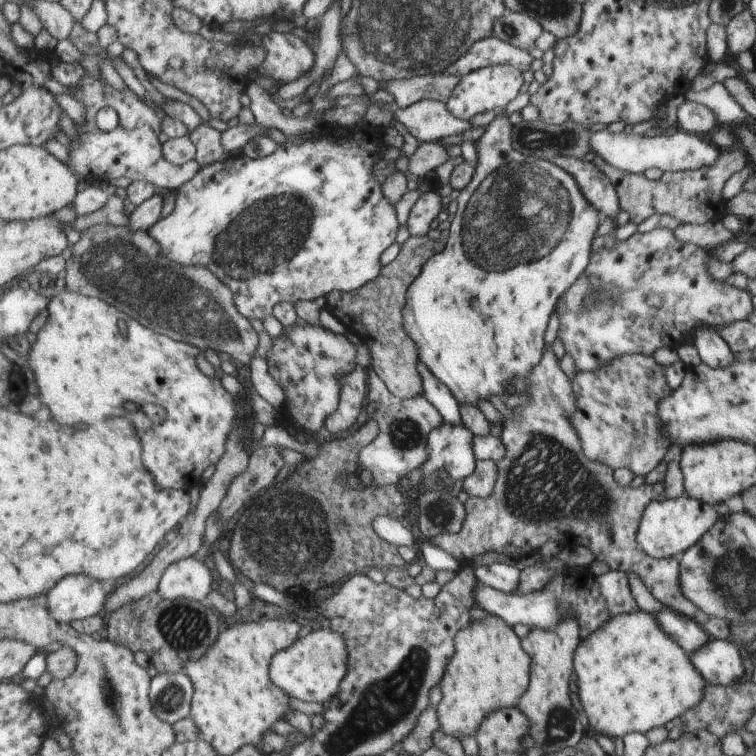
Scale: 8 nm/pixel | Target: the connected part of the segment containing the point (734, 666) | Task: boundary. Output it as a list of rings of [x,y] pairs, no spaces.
[[[716,639],[690,654],[694,668],[708,684],[730,686],[745,678],[739,646],[730,639]]]

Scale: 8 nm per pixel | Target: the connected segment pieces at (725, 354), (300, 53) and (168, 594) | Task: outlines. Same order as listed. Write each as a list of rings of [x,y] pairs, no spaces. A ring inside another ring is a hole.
[[[700,322],[696,326],[695,335],[694,344],[700,360],[702,360],[702,363],[708,364],[710,368],[725,368],[737,361],[731,347],[710,325]]]
[[[268,32],[261,36],[268,52],[266,61],[257,72],[285,84],[308,73],[315,63],[315,52],[303,39],[288,32]]]
[[[192,557],[168,568],[159,592],[166,600],[182,598],[205,603],[214,591],[214,580],[216,578],[212,568],[202,560]]]

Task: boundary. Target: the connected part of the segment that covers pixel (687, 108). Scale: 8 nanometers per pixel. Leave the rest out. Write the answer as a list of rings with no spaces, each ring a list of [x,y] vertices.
[[[686,101],[678,106],[676,111],[676,130],[699,134],[710,134],[714,128],[717,128],[716,116],[712,116],[710,108],[704,104]]]

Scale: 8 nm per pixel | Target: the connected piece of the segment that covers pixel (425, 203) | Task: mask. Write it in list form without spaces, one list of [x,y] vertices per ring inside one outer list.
[[[432,189],[420,196],[420,199],[414,204],[410,212],[406,225],[408,231],[410,231],[410,237],[427,235],[432,221],[444,210],[440,201],[441,197],[436,189]]]

